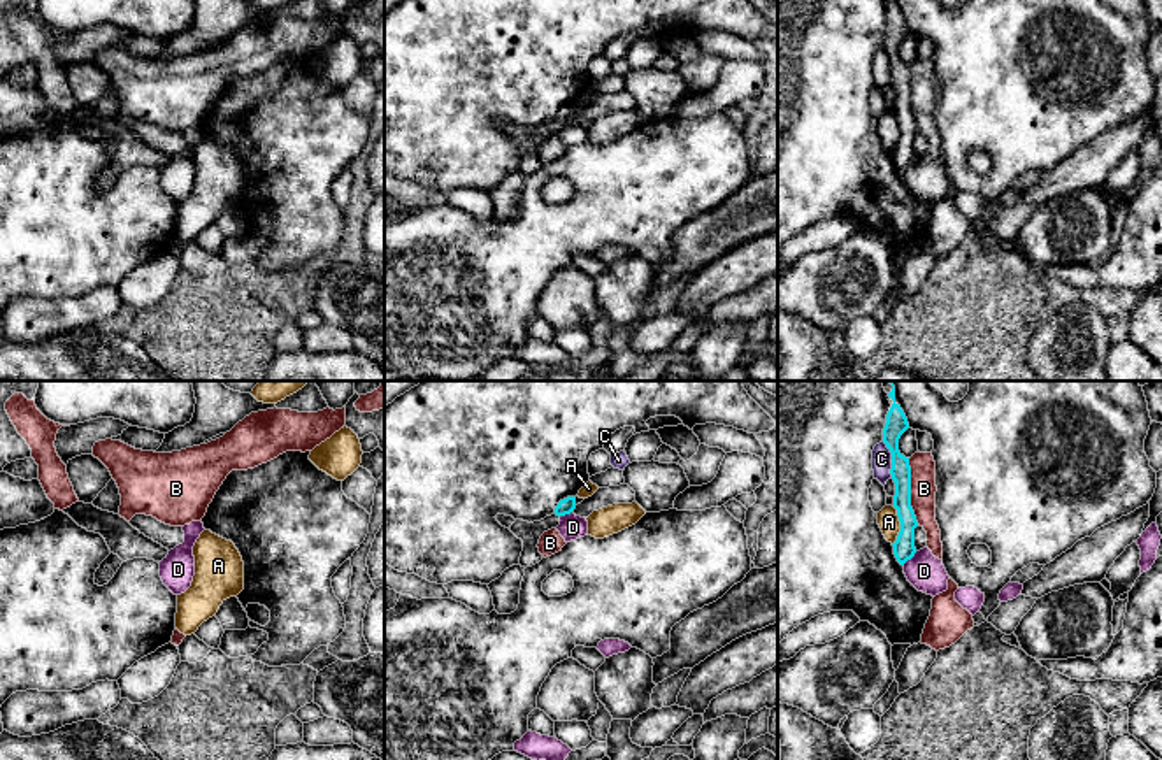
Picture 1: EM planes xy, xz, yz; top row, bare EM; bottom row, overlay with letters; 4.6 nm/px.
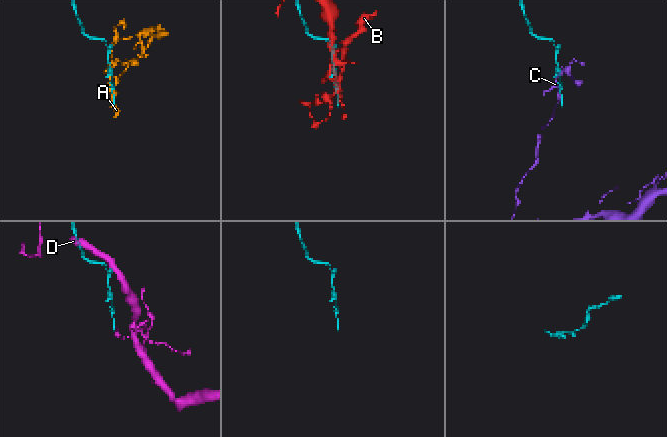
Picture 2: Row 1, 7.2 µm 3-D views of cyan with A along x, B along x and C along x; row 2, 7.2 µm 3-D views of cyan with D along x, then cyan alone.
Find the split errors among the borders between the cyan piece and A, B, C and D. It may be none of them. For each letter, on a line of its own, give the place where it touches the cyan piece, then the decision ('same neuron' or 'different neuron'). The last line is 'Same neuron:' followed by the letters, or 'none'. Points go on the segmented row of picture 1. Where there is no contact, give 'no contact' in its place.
A: contact yz (901, 525); different neuron
B: contact yz (910, 492); different neuron
C: contact yz (892, 458); different neuron
D: contact yz (910, 559); different neuron
Same neuron: none

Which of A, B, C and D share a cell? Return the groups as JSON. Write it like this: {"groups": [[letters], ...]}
{"groups": [["A"], ["B"], ["C"], ["D"]]}

